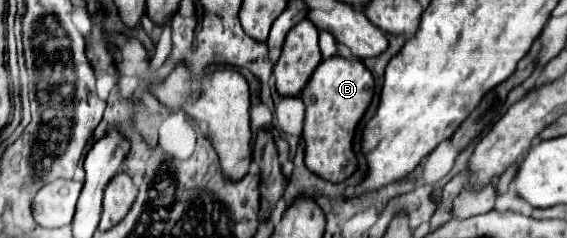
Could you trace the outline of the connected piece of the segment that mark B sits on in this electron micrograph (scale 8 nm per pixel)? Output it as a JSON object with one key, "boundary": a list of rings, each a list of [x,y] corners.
{"boundary":[[[332,55],[316,67],[310,81],[302,89],[302,101],[306,105],[304,131],[302,131],[302,139],[306,143],[304,161],[312,173],[322,175],[332,183],[340,183],[356,171],[352,137],[358,121],[362,119],[364,111],[372,101],[372,95],[374,95],[374,79],[362,61],[354,61],[342,55]]]}

